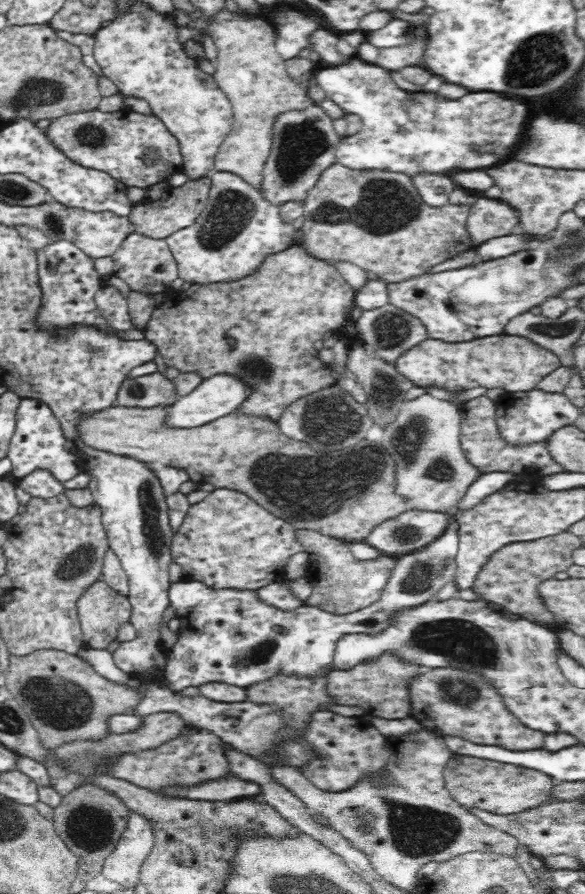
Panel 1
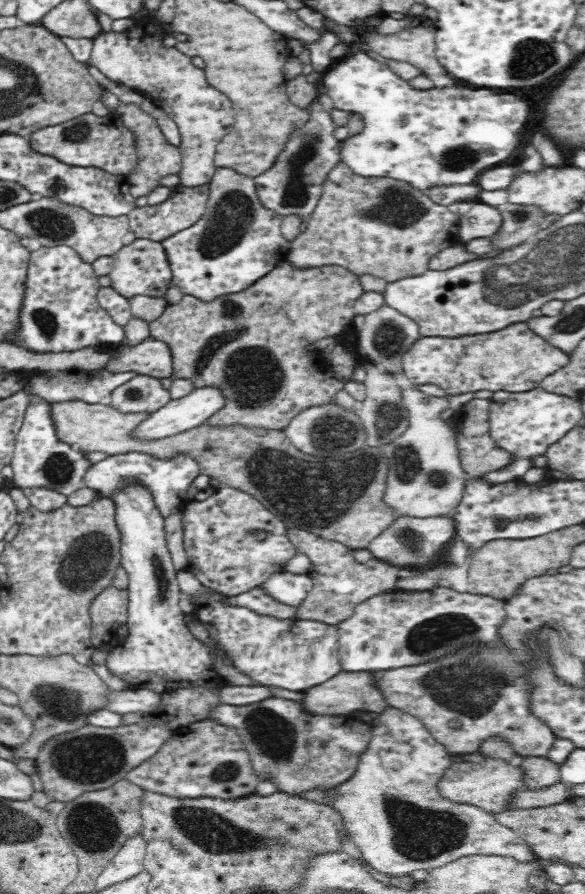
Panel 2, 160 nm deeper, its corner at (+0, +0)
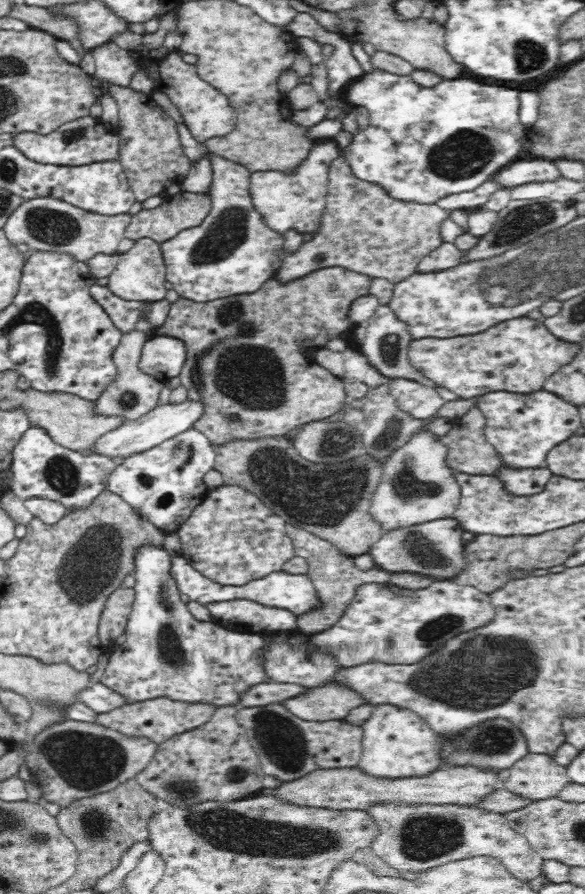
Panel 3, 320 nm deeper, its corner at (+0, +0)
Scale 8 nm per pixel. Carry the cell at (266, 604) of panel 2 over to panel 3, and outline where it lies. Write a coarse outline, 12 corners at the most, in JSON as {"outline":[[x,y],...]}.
{"outline":[[246,599],[206,604],[211,620],[240,633],[297,631],[292,611]]}

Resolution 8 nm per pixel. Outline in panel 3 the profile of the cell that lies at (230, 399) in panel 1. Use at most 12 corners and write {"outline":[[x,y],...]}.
{"outline":[[202,402],[156,405],[88,453],[129,457],[194,428]]}

